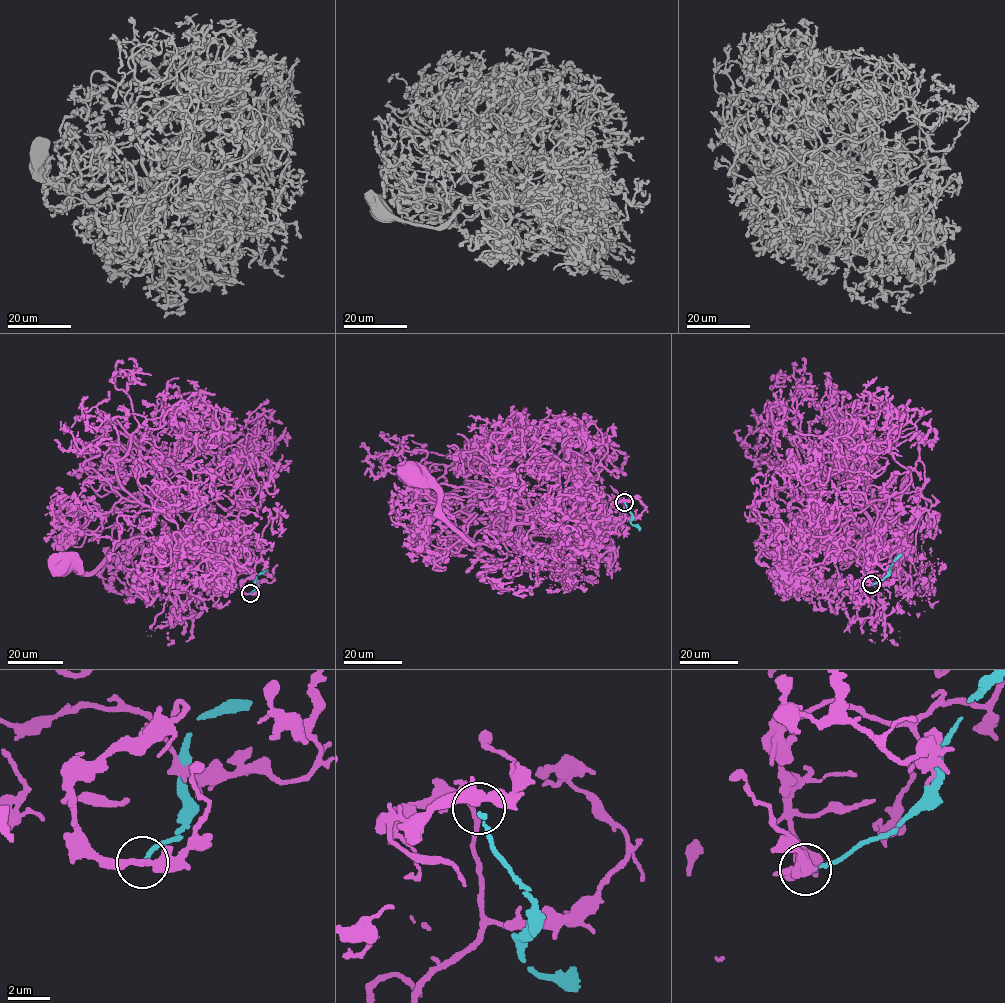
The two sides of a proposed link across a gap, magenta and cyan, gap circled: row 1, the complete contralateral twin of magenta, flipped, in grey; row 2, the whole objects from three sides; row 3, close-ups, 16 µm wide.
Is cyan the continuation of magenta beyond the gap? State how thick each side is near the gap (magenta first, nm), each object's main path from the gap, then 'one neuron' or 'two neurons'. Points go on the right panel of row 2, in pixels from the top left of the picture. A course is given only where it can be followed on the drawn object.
calibres 280 and 160 nm; course magenta (871, 584), (868, 565), (899, 549), (878, 558), (870, 504), (867, 574), (789, 585); course cyan (871, 584), (885, 576), (901, 553); two neurons

